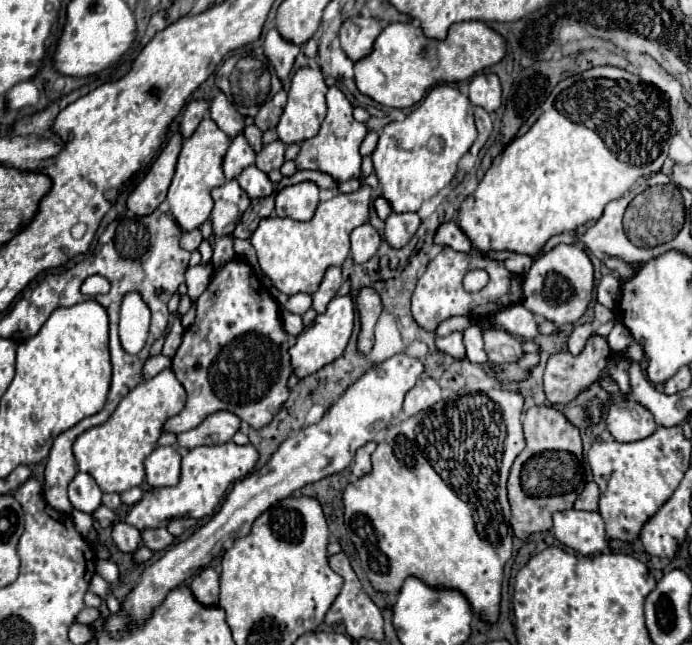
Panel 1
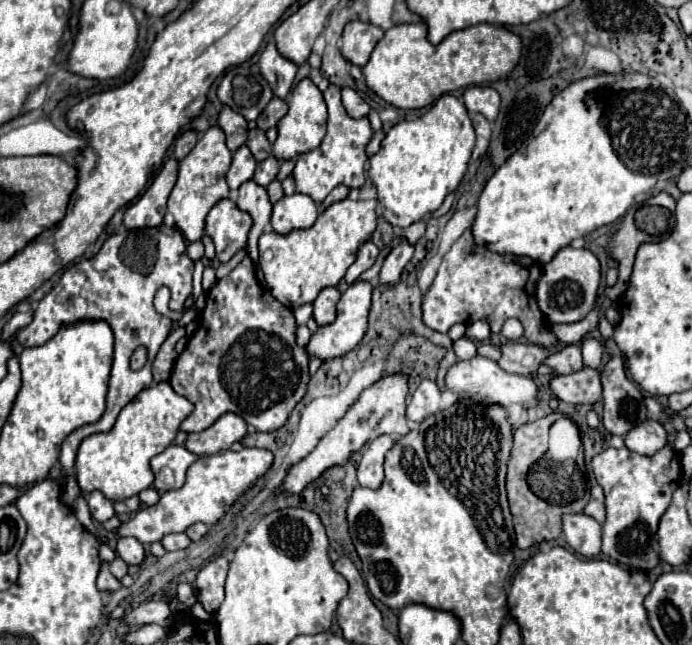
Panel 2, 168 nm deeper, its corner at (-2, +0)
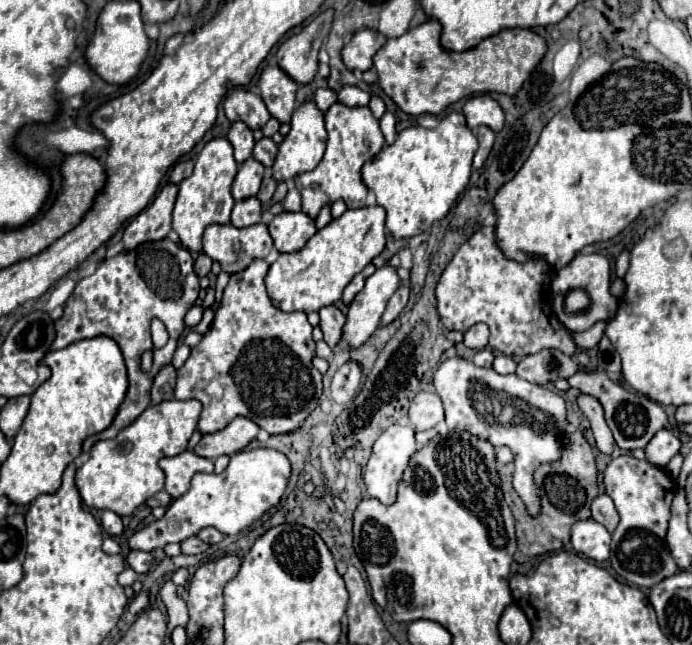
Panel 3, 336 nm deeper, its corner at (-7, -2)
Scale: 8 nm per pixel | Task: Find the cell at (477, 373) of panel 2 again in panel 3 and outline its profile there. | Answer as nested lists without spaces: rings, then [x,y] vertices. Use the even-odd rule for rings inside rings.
[[[450,357],[436,369],[432,385],[446,409],[446,425],[452,433],[470,433],[494,447],[506,445],[514,455],[512,487],[526,505],[530,517],[542,511],[542,491],[534,483],[534,471],[542,463],[562,457],[562,435],[566,435],[566,401],[558,393],[528,383],[516,375],[498,375],[494,369],[476,367],[464,357]]]

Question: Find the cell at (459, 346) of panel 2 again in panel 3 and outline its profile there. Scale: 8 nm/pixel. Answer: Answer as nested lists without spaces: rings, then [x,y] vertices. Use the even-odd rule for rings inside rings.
[[[480,349],[476,351],[474,359],[472,359],[478,367],[492,367],[492,361],[494,361],[494,353],[490,349]]]

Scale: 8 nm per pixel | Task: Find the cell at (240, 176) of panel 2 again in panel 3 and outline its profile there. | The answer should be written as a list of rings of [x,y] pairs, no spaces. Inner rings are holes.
[[[246,159],[240,165],[238,175],[234,177],[234,183],[232,183],[234,201],[242,201],[242,199],[248,199],[248,197],[254,197],[258,193],[258,189],[260,189],[262,175],[264,175],[264,165],[256,163],[256,159]]]

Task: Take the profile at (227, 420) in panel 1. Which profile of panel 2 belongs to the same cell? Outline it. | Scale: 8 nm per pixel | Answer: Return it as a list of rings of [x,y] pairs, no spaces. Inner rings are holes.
[[[225,413],[205,431],[189,433],[185,447],[195,455],[211,455],[229,449],[235,441],[241,441],[245,433],[247,423],[235,413]]]

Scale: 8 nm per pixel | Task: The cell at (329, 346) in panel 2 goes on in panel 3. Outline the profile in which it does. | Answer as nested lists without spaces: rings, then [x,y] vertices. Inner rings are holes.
[[[384,265],[376,269],[368,279],[360,295],[352,301],[344,325],[344,341],[350,347],[360,347],[380,325],[382,313],[388,305],[388,299],[400,287],[400,277],[396,267]]]

